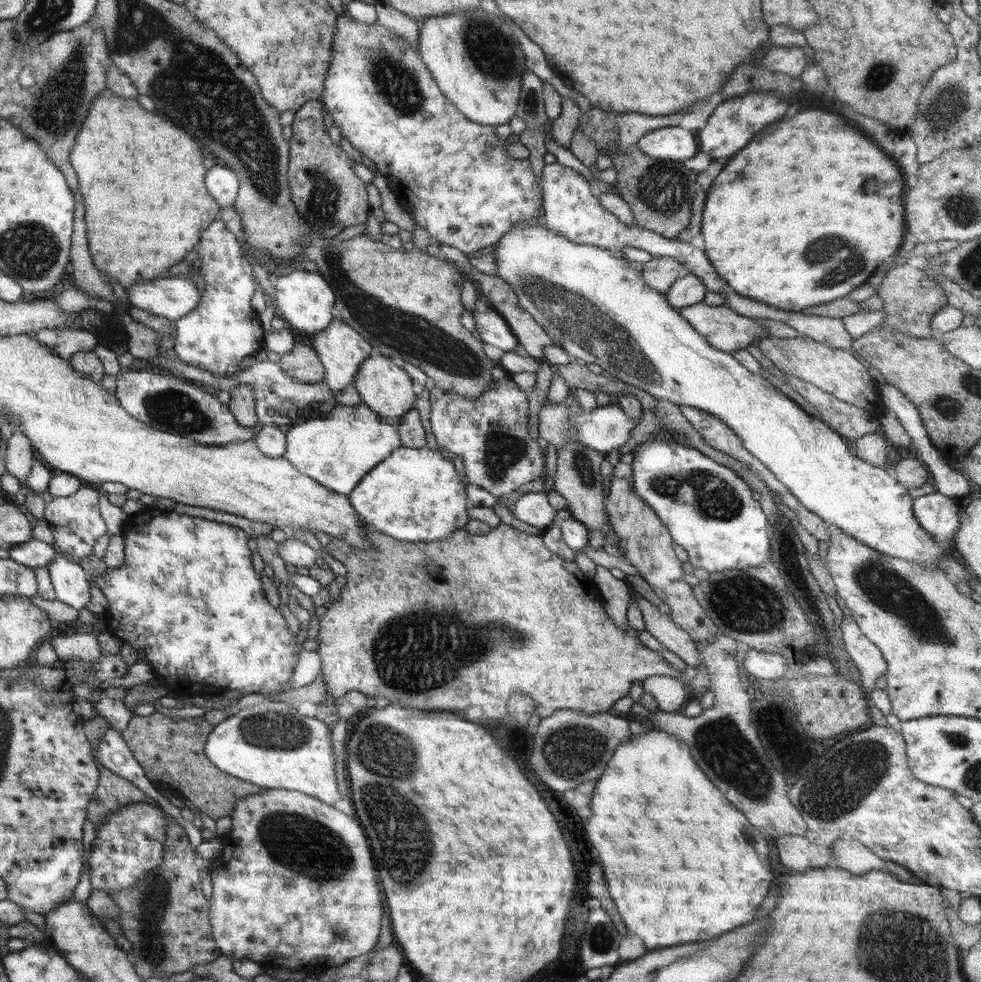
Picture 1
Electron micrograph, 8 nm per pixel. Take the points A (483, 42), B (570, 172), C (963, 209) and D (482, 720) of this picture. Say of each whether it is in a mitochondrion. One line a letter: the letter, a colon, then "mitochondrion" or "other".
A: mitochondrion
B: other
C: mitochondrion
D: other

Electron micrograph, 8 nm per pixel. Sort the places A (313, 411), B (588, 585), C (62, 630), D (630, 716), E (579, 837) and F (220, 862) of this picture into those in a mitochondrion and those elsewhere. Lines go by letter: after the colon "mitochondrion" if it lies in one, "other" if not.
A: other
B: other
C: other
D: other
E: other
F: other

